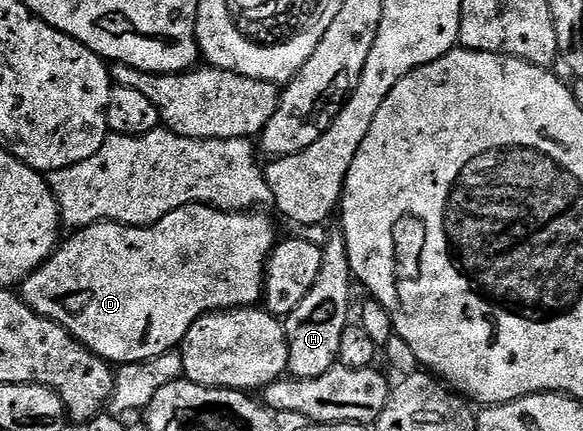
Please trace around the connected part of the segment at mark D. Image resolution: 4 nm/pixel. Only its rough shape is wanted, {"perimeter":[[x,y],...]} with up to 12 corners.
{"perimeter":[[208,204],[78,228],[19,295],[114,366],[252,308],[279,240]]}

